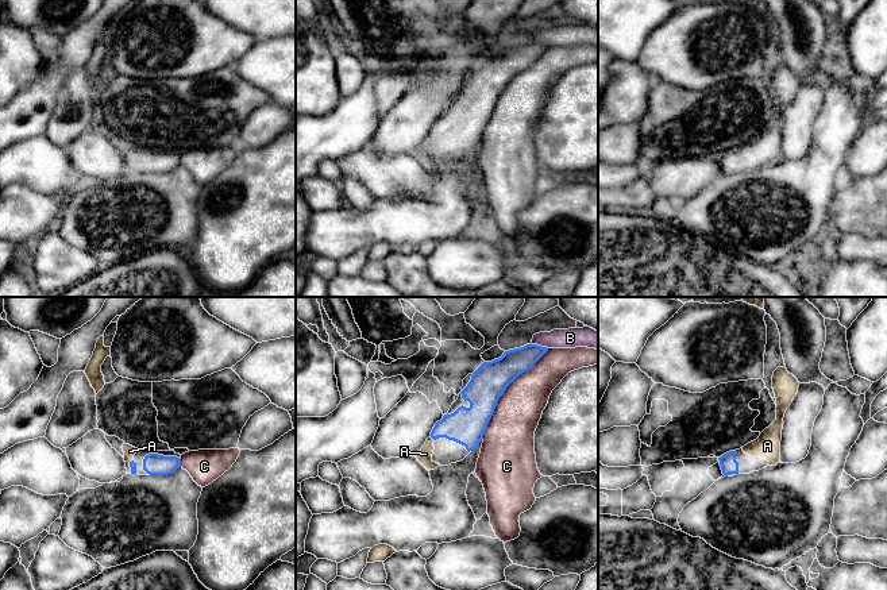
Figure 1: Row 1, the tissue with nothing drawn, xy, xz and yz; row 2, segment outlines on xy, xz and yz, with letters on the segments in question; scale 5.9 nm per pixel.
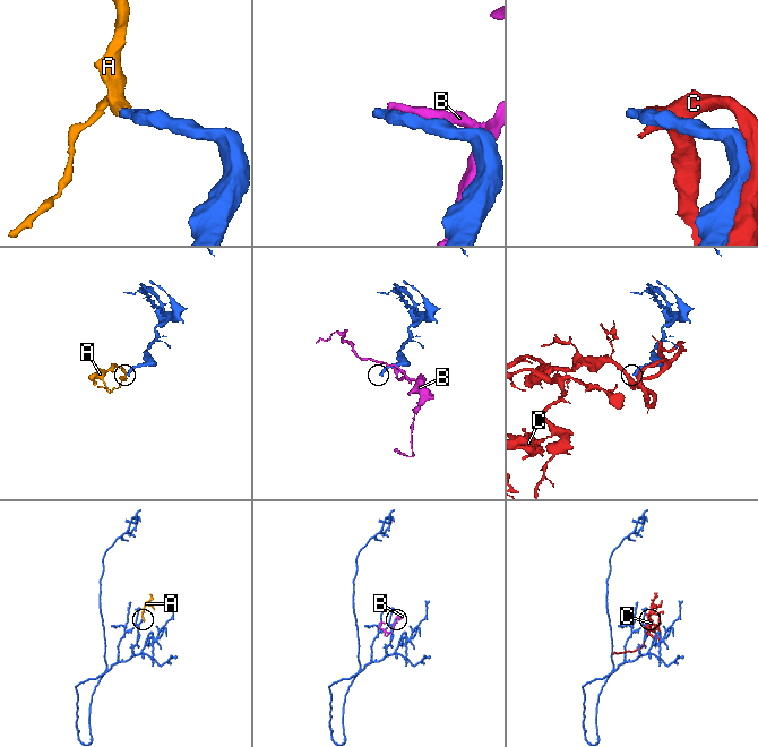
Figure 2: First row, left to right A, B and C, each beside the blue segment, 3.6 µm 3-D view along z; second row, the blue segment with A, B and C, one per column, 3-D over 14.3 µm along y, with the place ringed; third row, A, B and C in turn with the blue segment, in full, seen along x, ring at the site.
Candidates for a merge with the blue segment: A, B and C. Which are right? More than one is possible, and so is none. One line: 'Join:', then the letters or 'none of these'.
Join: A

